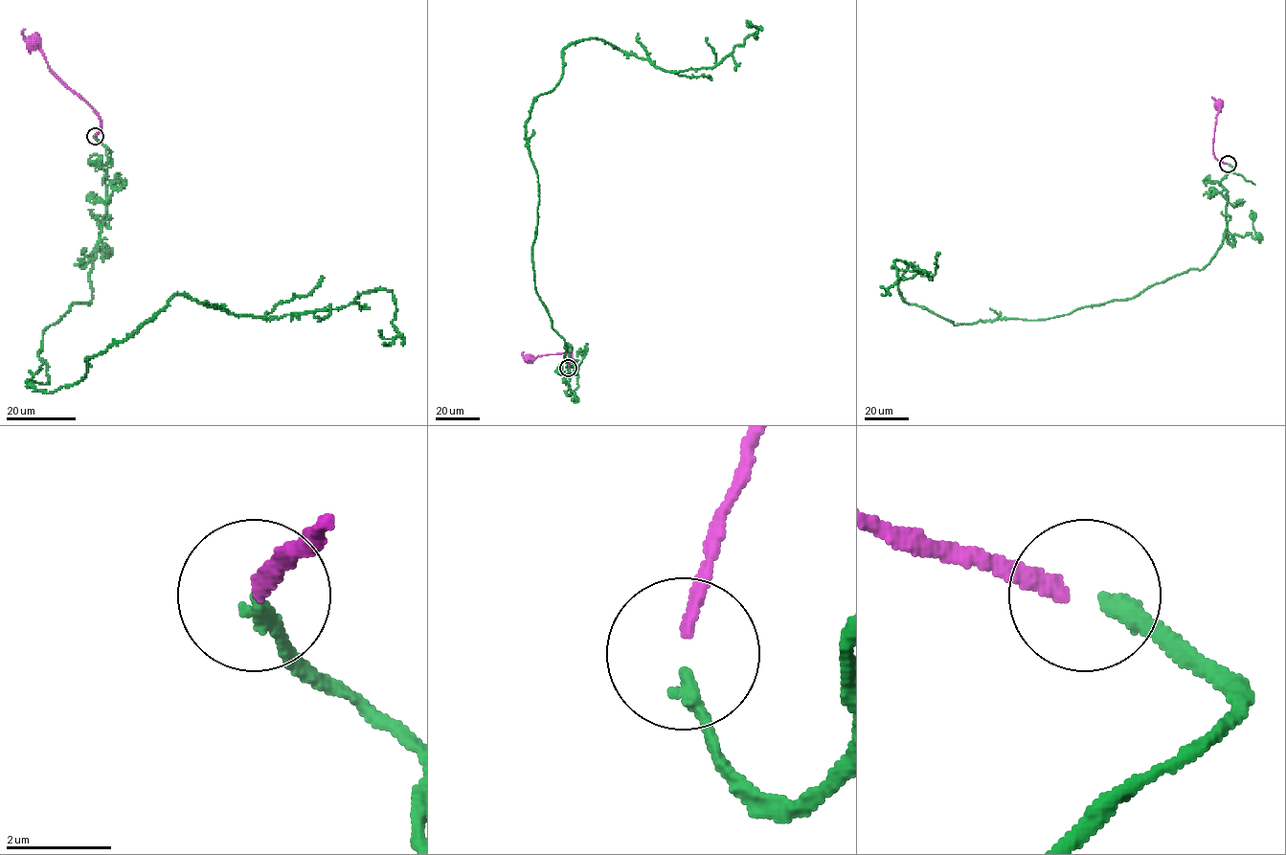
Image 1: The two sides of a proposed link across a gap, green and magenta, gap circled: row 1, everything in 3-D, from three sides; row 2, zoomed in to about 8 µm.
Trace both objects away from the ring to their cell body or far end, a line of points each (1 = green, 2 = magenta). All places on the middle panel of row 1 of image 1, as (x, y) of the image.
1: (568, 368), (533, 272), (532, 101), (579, 40), (683, 71), (756, 38), (746, 19)
2: (568, 367), (570, 353), (530, 358)

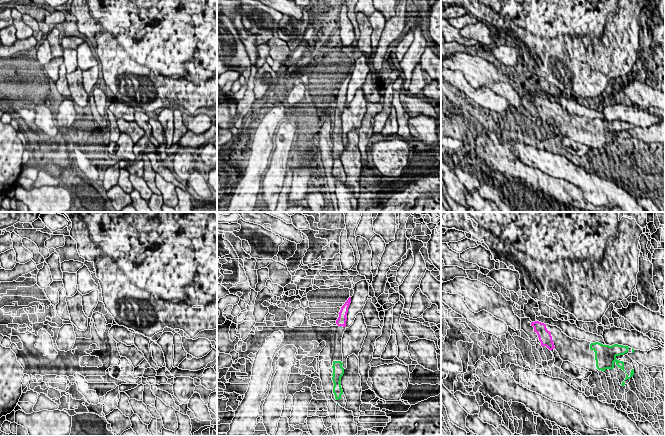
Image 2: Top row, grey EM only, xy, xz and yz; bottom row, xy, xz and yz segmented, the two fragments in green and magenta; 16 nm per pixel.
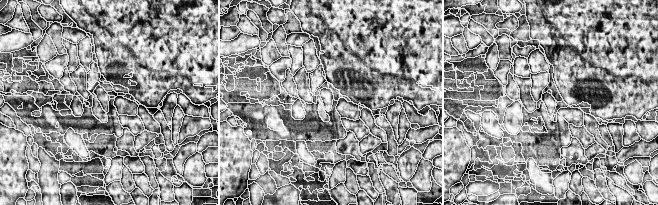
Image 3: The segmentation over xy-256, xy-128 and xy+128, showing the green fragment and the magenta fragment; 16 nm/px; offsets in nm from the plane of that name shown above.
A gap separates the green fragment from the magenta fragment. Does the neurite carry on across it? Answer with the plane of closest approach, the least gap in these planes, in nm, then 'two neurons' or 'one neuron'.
xz | 550 nm | one neuron

